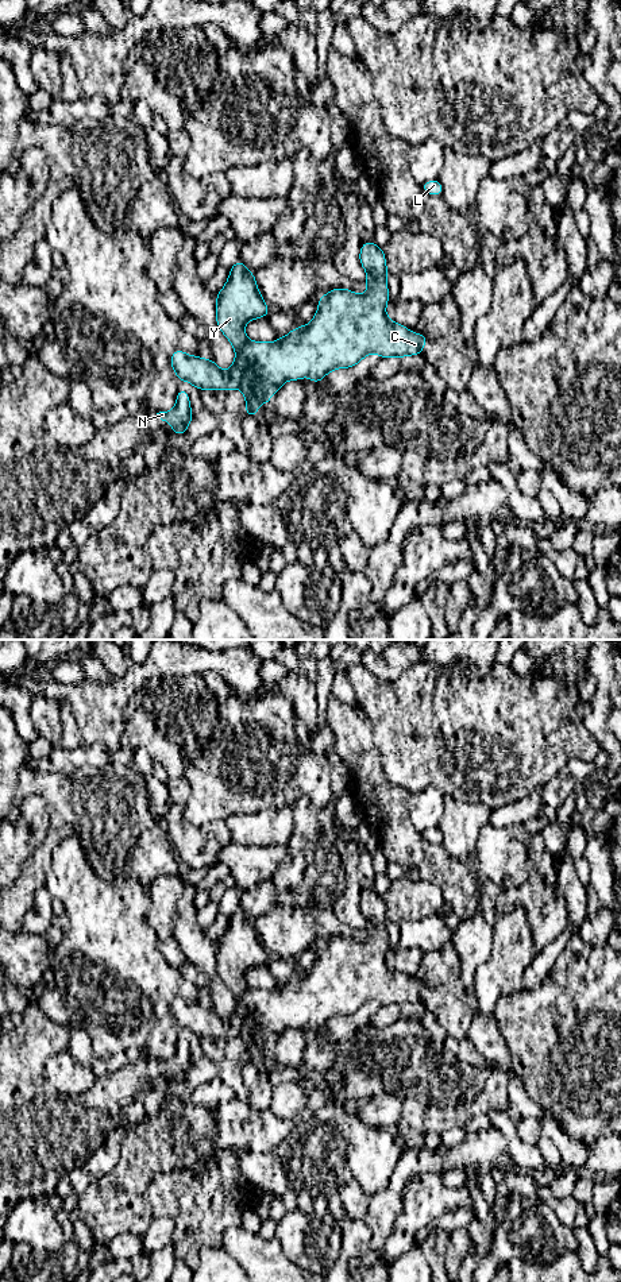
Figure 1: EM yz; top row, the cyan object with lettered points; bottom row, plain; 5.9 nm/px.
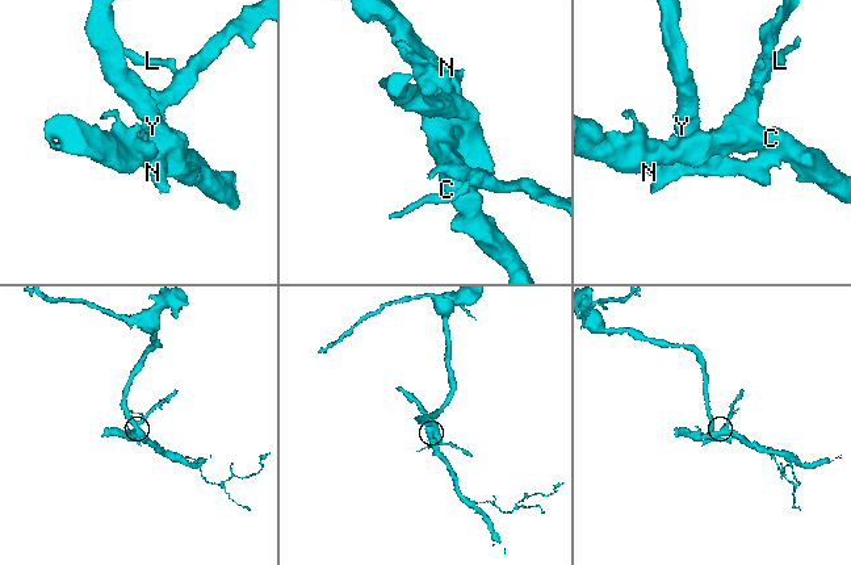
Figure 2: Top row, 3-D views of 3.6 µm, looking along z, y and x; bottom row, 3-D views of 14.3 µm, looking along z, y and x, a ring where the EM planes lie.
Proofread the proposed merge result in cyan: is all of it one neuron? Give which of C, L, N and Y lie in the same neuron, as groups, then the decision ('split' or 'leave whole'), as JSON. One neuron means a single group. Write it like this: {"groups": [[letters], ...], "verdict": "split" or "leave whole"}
{"groups": [["C", "L"], ["N", "Y"]], "verdict": "split"}

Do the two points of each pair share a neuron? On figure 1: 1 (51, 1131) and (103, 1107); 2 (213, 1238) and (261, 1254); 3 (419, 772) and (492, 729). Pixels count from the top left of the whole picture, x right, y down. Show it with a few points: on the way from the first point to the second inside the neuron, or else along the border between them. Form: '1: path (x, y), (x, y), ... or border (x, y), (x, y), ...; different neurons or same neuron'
1: path (64, 1128), (72, 1128), (91, 1116); same neuron
2: border (239, 1225), (230, 1227), (223, 1234), (220, 1246); different neurons
3: path (420, 746), (440, 721), (466, 721); same neuron

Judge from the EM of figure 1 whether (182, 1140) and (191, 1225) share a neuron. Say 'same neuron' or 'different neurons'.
different neurons

